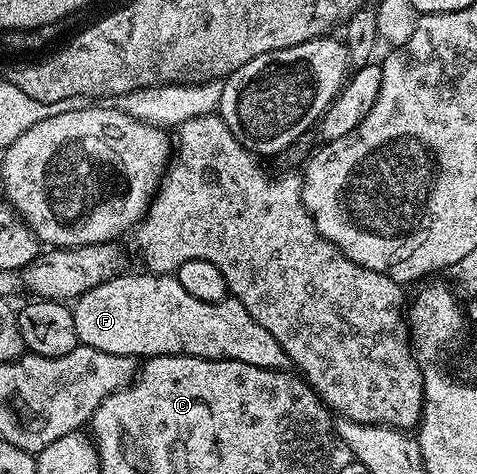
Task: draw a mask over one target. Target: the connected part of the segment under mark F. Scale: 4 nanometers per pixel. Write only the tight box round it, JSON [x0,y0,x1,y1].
[71,272,289,371]

